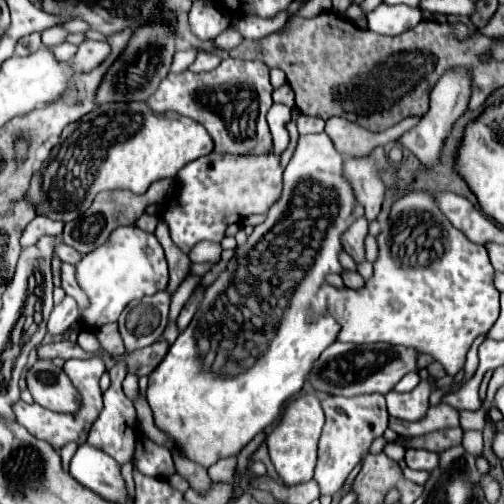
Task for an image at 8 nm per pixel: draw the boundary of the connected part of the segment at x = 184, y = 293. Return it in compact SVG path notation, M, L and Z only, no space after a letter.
M189 275L181 283L176 292L173 294L170 311L169 311L169 321L176 321L182 308L190 298L196 286L200 283L201 277Z

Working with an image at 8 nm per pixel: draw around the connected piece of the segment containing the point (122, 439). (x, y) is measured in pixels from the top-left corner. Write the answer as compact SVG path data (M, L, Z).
M116 363L110 371L110 387L108 391L104 391L104 409L98 415L98 419L94 421L90 435L88 435L88 443L102 449L104 453L108 453L112 459L120 461L120 465L134 461L134 451L136 451L136 437L138 437L138 417L136 417L136 409L134 403L124 395L122 391L122 381L126 377L126 365L124 363Z

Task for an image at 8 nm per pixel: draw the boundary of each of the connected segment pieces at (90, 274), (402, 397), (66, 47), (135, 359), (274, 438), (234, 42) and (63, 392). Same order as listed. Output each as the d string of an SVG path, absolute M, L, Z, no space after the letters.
M136 227L116 229L102 247L86 253L76 265L78 287L86 293L90 301L86 309L80 309L80 323L94 331L106 323L116 323L120 313L132 299L154 295L166 289L166 277L168 265L164 259L164 251L152 233L144 233Z
M420 381L420 385L414 391L408 391L408 393L390 391L386 395L388 413L392 417L404 419L404 421L420 421L420 419L426 417L426 411L430 407L428 397L430 397L428 381Z
M62 43L62 45L56 45L56 47L52 47L52 51L54 51L54 55L60 59L60 61L64 61L64 59L72 59L74 55L76 55L76 45L70 45L70 43Z
M156 341L150 347L138 349L136 353L124 353L124 355L112 355L114 361L124 361L128 365L128 373L134 373L138 377L142 375L150 375L156 365L164 359L168 351L168 343L166 341Z
M308 393L308 395L294 399L286 407L280 423L266 437L270 459L280 475L280 479L286 485L296 485L296 483L312 479L314 467L316 467L316 457L318 457L318 439L320 439L322 427L324 427L324 411L322 411L320 399L314 393Z
M230 25L224 32L222 32L215 40L214 45L218 50L229 51L237 47L243 41L243 37Z
M40 359L26 375L28 389L36 403L58 413L76 413L80 409L80 393L62 369L54 369L48 359Z

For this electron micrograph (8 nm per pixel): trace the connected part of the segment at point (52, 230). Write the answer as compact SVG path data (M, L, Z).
M38 217L38 219L32 219L22 237L20 237L20 245L22 247L28 247L28 245L34 245L34 241L38 241L40 237L44 235L52 235L52 237L58 237L62 233L62 227L64 223L62 221L52 221L52 219L46 219L46 217Z

